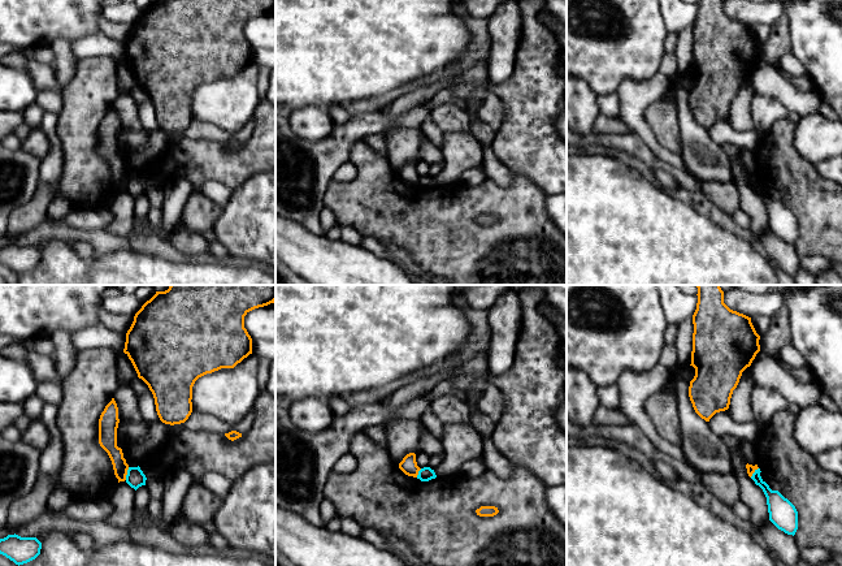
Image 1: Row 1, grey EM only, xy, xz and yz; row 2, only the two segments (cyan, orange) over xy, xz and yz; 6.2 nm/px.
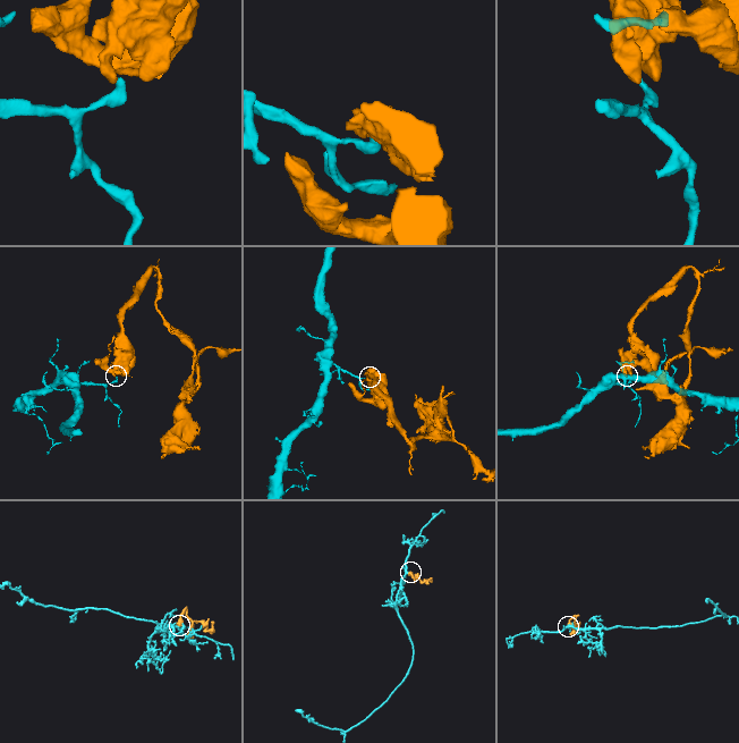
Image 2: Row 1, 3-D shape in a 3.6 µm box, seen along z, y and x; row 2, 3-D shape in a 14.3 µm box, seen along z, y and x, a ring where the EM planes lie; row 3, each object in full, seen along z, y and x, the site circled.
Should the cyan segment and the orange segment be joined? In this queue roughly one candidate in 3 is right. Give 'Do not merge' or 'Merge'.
Do not merge

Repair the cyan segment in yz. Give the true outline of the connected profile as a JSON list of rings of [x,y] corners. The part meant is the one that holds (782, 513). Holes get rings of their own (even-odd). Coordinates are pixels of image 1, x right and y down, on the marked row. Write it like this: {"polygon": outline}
{"polygon": [[[760,468],[755,470],[751,479],[763,489],[767,497],[769,520],[778,530],[794,536],[798,530],[798,511],[795,506],[778,491],[772,491],[761,479],[760,472]]]}

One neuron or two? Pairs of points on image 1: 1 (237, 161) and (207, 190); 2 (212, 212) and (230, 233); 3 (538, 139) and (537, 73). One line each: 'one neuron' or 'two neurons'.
1: two neurons
2: two neurons
3: one neuron

